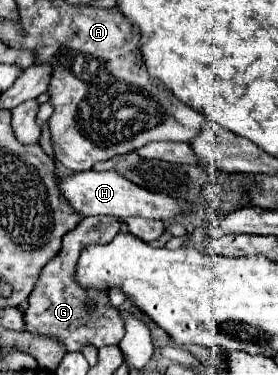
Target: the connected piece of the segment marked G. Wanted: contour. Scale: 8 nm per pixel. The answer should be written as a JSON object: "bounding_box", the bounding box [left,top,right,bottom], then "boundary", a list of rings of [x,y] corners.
{"bounding_box":[25,217,125,351],"boundary":[[[85,217],[85,219],[81,219],[81,223],[75,229],[71,229],[63,237],[61,251],[43,267],[37,285],[35,285],[33,293],[29,295],[29,305],[25,309],[25,329],[27,331],[39,333],[39,335],[53,335],[53,337],[61,339],[65,343],[67,351],[79,351],[81,345],[85,345],[85,343],[91,343],[95,347],[119,345],[119,341],[125,337],[125,323],[123,323],[119,311],[109,307],[107,293],[105,291],[95,291],[91,295],[91,291],[83,291],[75,283],[75,263],[79,259],[79,251],[87,245],[93,245],[93,243],[109,243],[119,231],[121,231],[121,221],[115,219],[115,217]]]}

